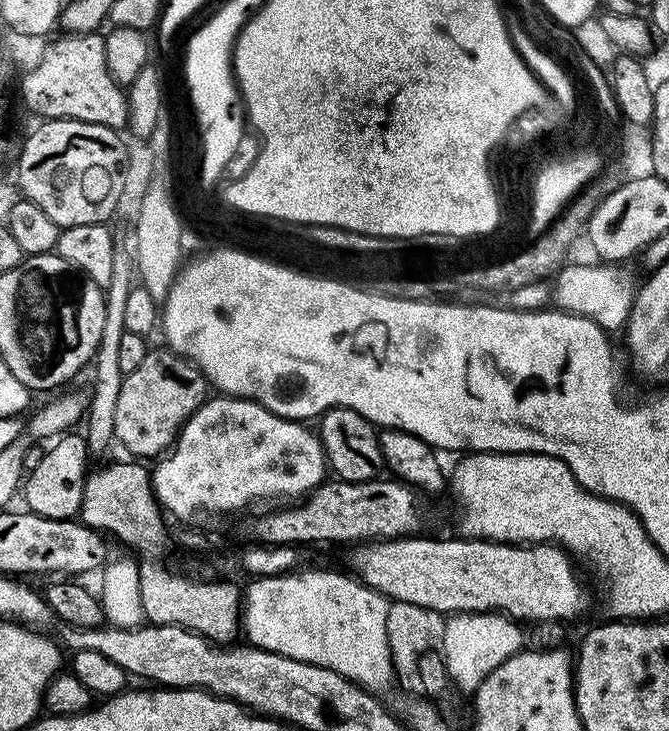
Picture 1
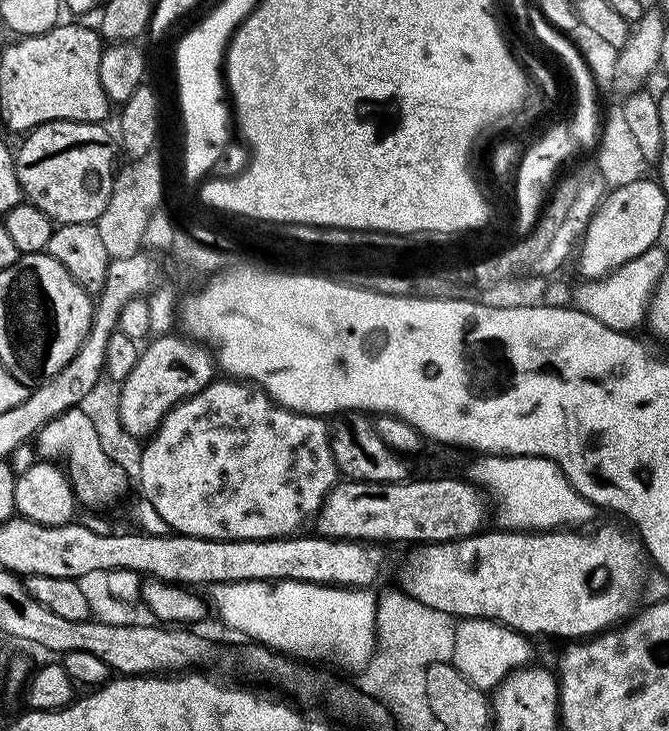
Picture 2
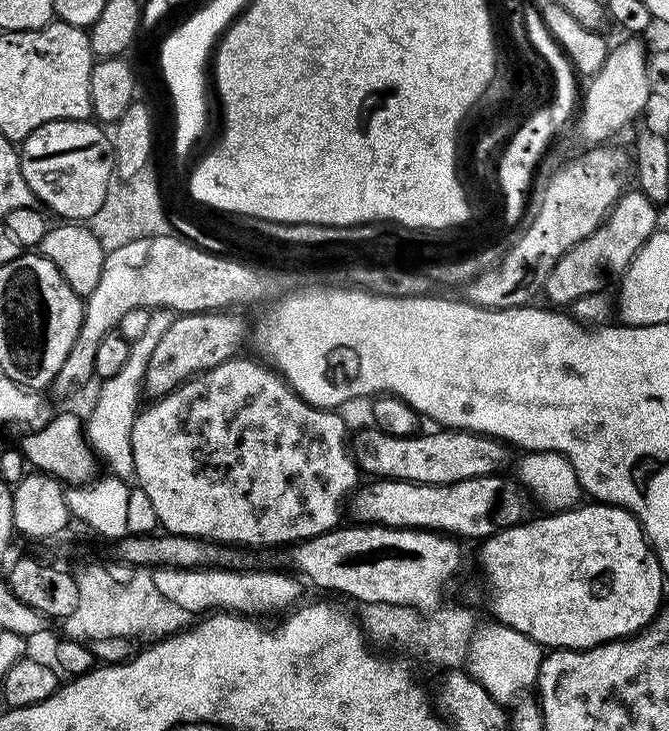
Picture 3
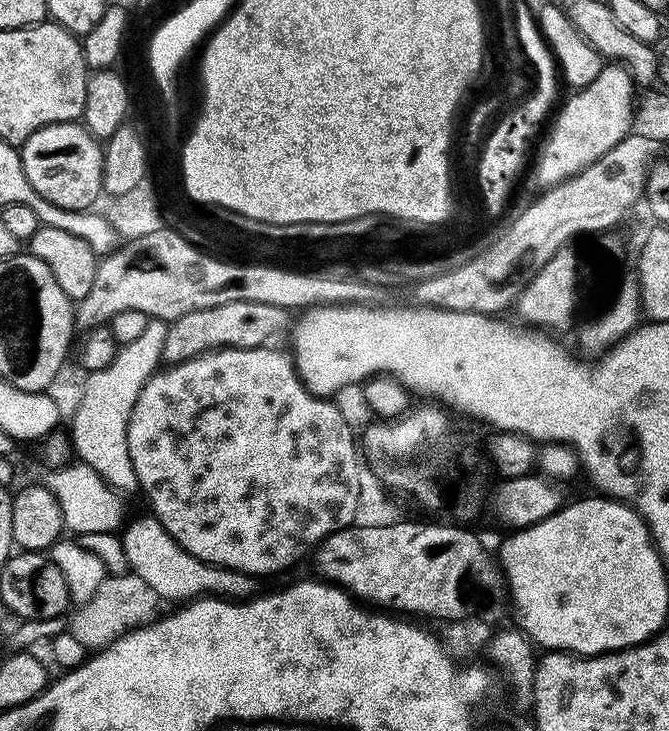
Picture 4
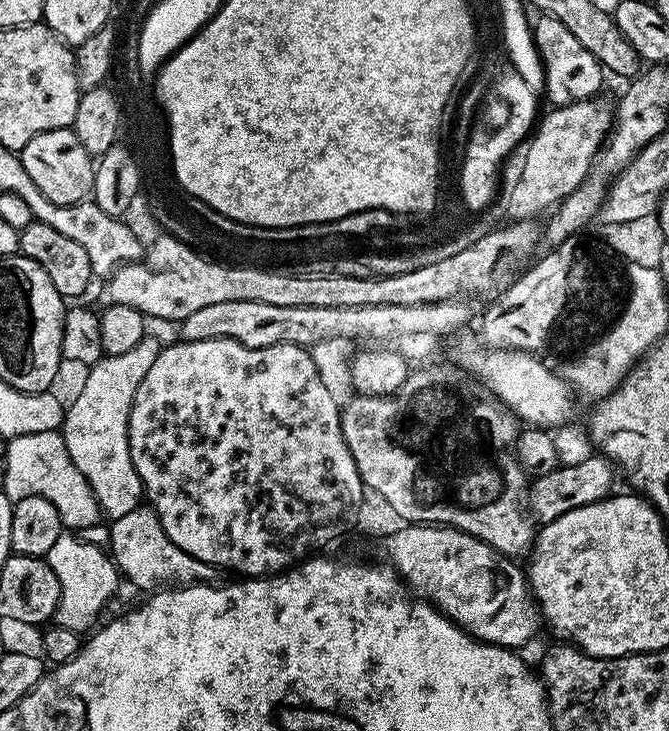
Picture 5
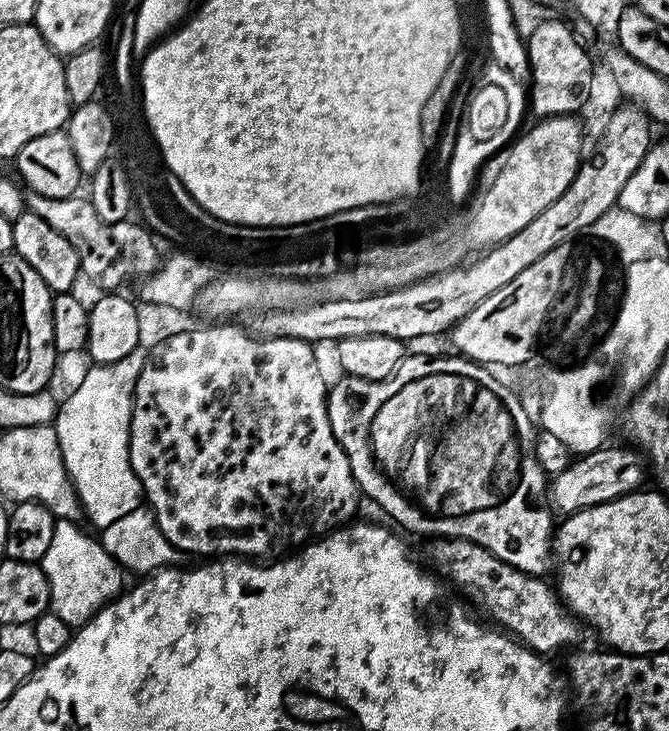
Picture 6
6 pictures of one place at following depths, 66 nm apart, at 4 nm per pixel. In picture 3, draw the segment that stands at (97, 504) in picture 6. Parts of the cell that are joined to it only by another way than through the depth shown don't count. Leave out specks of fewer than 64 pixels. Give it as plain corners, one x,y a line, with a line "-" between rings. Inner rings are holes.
155,308
150,310
150,321
145,327
145,333
140,338
131,341
128,348
126,365
114,374
114,378
101,381
95,407
85,421
85,436
96,454
107,464
113,475
120,479
131,479
135,472
131,436
133,422
139,409
139,396
142,396
143,380
146,366
158,346
159,339
166,334
168,327
176,320
177,315
170,308

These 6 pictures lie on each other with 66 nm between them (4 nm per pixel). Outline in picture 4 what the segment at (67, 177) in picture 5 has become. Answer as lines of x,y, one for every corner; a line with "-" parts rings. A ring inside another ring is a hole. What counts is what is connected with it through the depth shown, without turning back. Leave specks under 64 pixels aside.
83,123
51,124
40,128
24,143
19,145
20,161
26,170
26,178
30,178
30,186
46,198
46,202
54,202
54,206
62,206
66,210
88,210
99,196
102,196
104,183
102,182
102,170
104,169
104,150
101,141
90,135

